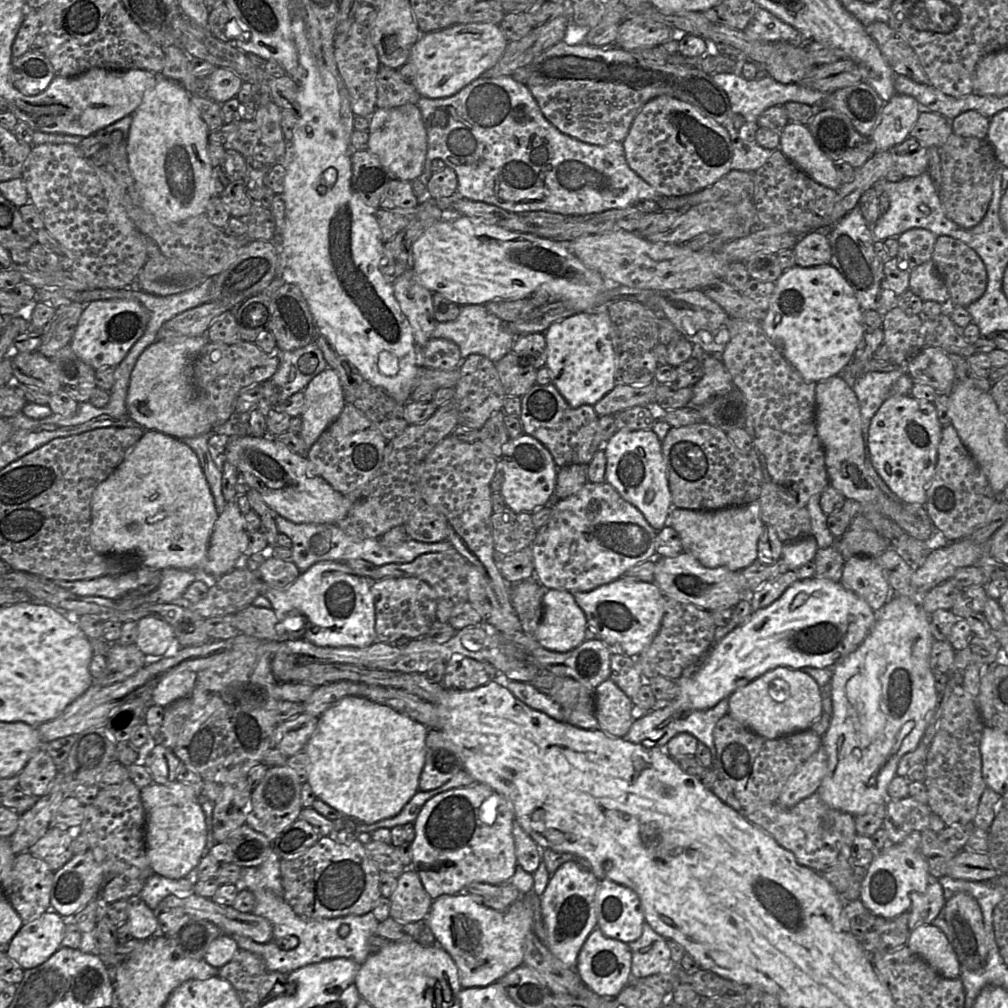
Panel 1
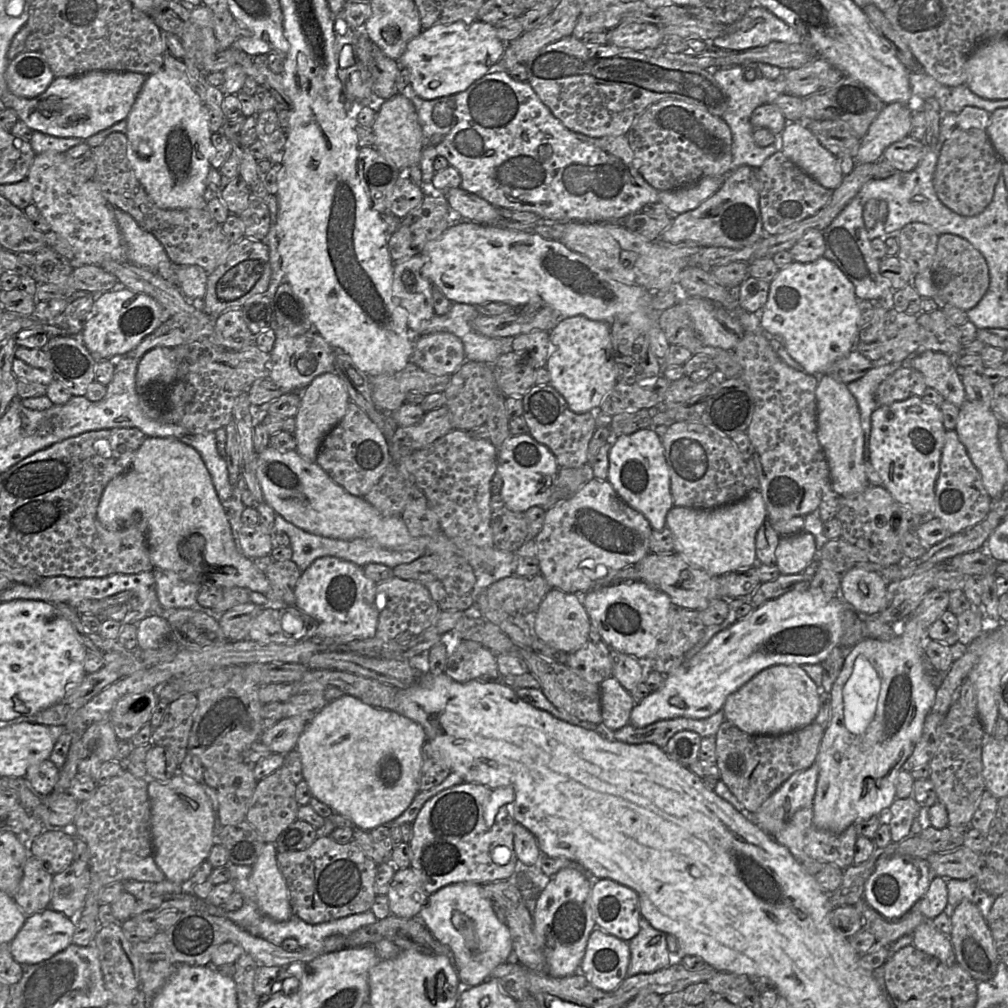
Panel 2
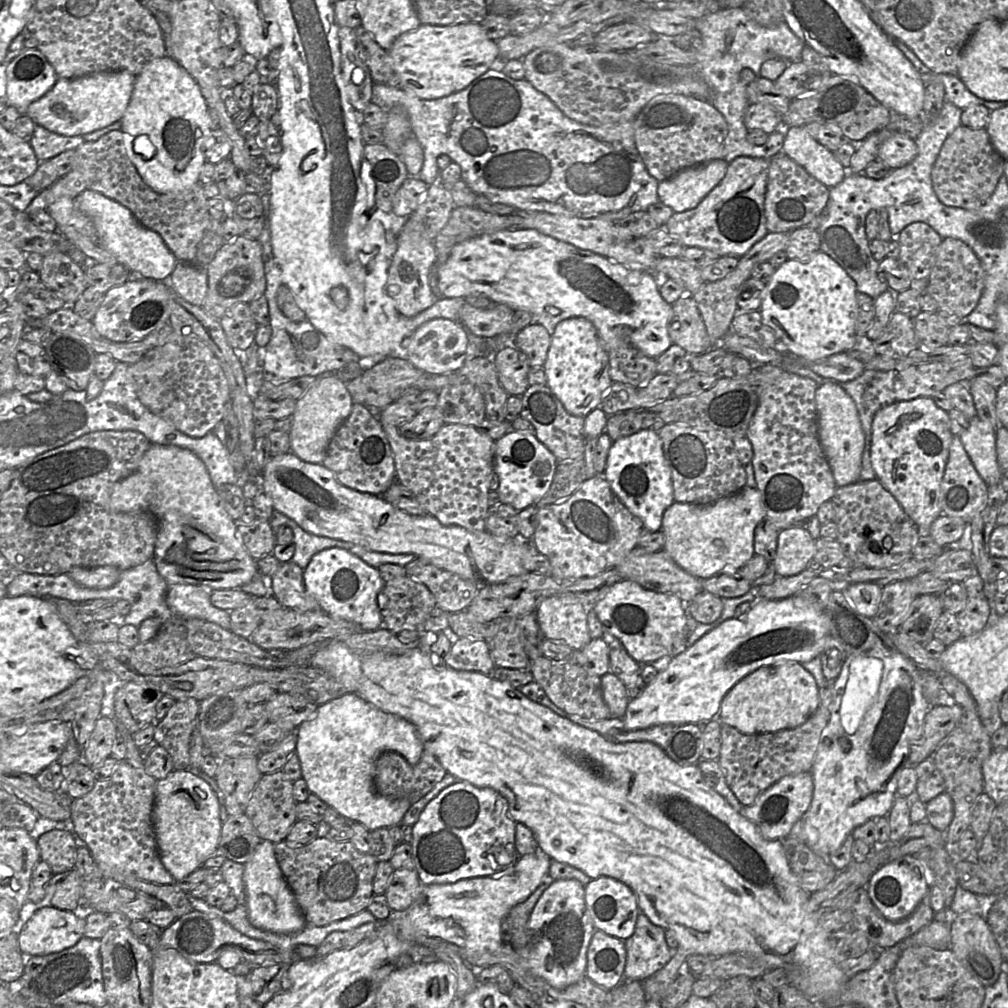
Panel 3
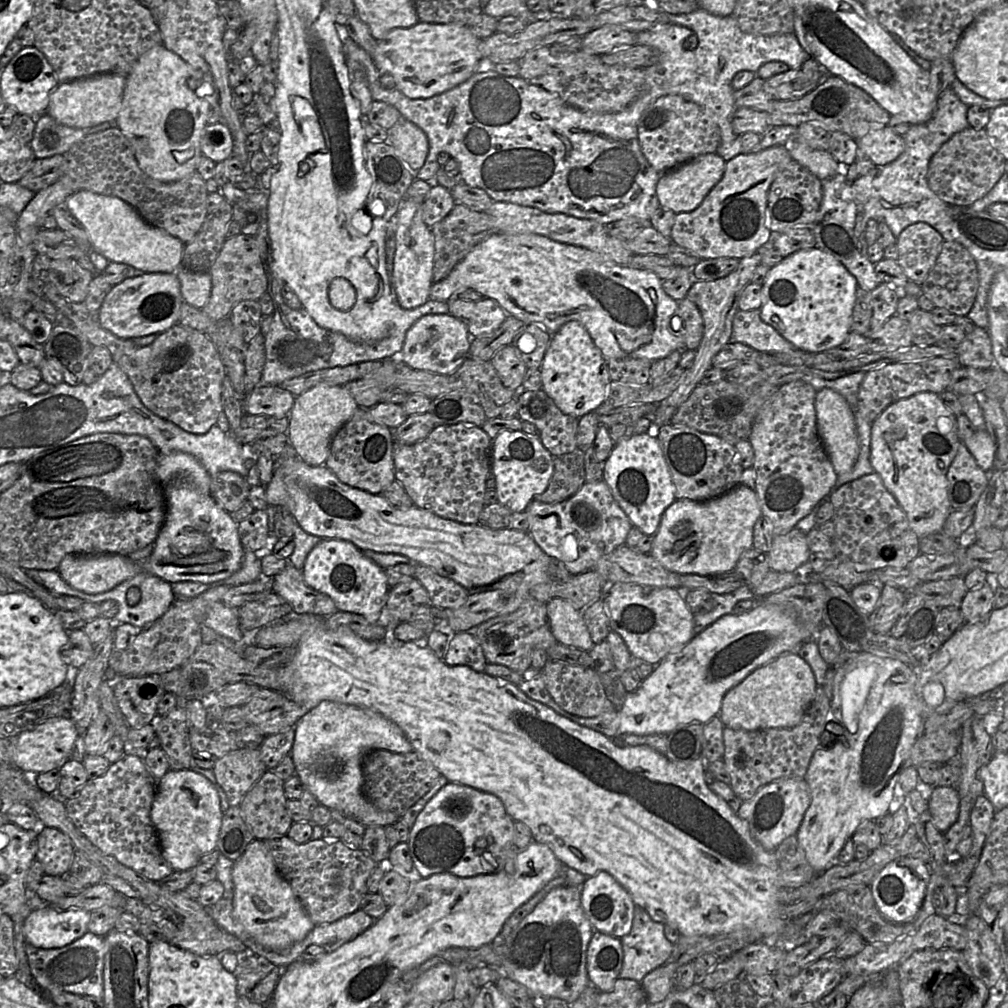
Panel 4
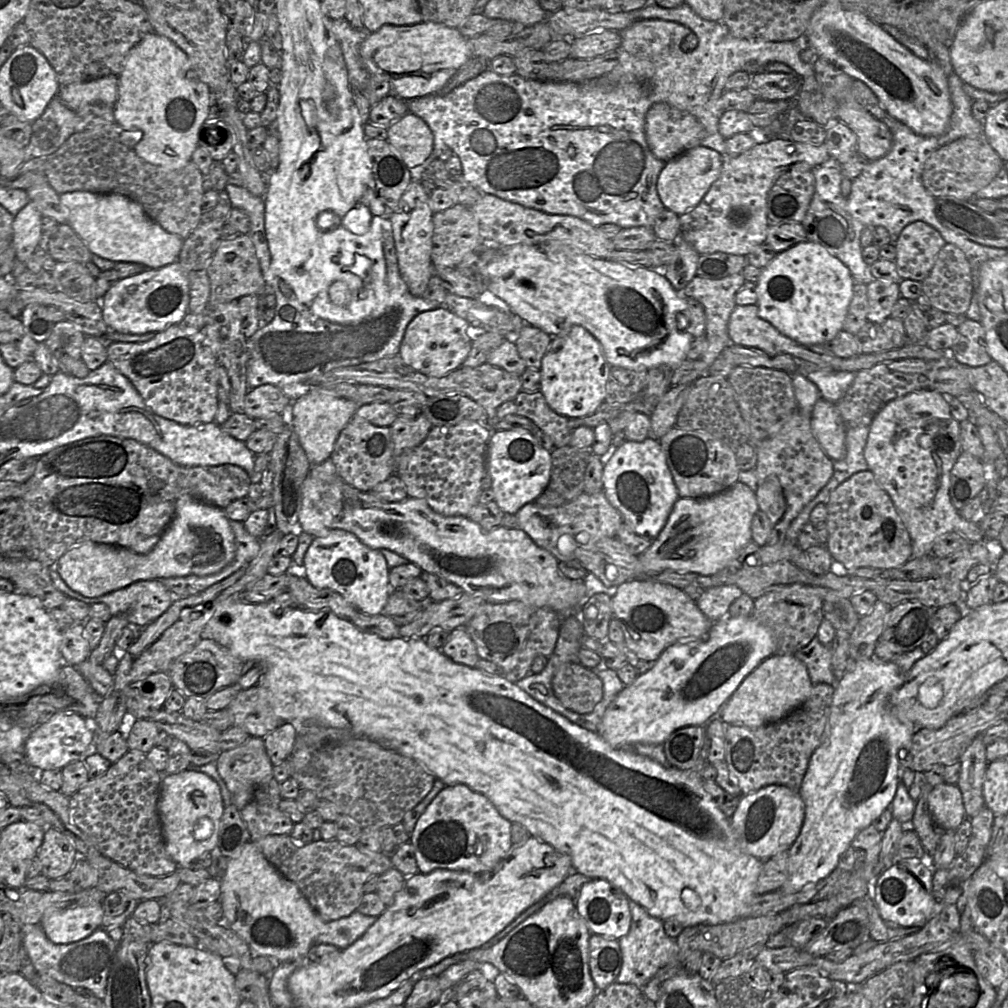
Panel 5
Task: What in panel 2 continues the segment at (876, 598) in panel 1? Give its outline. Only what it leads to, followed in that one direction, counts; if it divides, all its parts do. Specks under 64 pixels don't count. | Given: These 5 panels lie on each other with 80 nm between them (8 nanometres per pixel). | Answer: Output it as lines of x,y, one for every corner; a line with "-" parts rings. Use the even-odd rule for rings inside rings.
854,567
842,575
842,599
858,614
878,616
886,604
887,585
878,572

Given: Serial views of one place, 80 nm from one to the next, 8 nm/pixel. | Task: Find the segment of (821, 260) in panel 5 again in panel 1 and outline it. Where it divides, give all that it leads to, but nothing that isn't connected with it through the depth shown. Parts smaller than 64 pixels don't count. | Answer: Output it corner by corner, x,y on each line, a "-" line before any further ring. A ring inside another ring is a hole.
830,263
813,267
798,265
784,271
775,282
767,312
761,321
766,336
777,344
784,358
811,382
818,383
839,375
852,361
857,346
865,331
862,309
851,286

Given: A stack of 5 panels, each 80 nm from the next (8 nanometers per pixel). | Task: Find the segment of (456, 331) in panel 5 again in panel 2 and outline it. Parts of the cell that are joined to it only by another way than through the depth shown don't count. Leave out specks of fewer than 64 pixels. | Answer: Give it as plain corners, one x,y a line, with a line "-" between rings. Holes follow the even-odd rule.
450,332
419,335
411,361
434,375
452,375
466,361
460,338

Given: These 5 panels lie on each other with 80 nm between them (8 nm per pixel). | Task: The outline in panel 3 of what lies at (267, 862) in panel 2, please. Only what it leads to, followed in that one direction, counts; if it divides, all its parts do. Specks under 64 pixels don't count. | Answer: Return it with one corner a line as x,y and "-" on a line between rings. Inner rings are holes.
262,840
252,858
244,866
243,880
250,923
256,928
274,933
300,932
307,922
278,865
274,844
268,840

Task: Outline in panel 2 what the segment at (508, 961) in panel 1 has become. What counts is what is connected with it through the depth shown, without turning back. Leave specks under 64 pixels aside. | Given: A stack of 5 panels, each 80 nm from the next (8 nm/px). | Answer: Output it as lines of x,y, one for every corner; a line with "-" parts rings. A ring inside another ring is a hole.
458,883
429,895
418,917
435,938
450,947
453,966
463,987
474,987
486,981
491,971
512,955
509,930
500,922
481,886

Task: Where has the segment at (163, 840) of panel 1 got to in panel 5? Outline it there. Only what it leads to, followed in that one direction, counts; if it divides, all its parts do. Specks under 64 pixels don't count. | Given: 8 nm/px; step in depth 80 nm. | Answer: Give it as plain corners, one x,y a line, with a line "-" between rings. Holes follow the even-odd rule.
187,769
163,775
157,810
166,851
178,867
187,866
217,847
224,804
218,783
207,774

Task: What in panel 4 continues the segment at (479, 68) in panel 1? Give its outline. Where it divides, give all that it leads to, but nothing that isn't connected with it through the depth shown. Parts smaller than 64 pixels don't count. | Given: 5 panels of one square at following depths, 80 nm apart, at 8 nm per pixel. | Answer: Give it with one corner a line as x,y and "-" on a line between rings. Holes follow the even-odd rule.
419,21
409,28
394,28
382,40
377,40
373,61
381,74
391,74
397,83
396,89
412,99
425,99
443,93
469,79
483,59
479,50
481,39
464,24
440,24

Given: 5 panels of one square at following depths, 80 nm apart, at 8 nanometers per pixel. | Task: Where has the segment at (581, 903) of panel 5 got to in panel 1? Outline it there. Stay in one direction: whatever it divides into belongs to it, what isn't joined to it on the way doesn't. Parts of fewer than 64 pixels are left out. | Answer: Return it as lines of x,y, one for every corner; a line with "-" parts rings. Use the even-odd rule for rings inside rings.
600,880
595,895
597,928
608,938
630,944
643,931
645,922
640,899
632,889

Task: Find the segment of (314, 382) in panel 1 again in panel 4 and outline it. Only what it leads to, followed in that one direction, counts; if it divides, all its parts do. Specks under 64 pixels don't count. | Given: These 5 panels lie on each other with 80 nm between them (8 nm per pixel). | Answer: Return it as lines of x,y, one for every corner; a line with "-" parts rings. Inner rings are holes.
316,385
296,397
289,413
288,439
298,458
311,466
325,465
336,432
359,408
352,395
340,385

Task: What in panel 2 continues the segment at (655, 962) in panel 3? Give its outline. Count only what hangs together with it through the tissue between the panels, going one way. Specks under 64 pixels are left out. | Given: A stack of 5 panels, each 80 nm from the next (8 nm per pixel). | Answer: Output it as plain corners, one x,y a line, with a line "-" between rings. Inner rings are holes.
643,917
640,918
639,925
638,934
628,941
630,961
627,977
656,972
674,961
674,955
667,947
667,934
653,928

